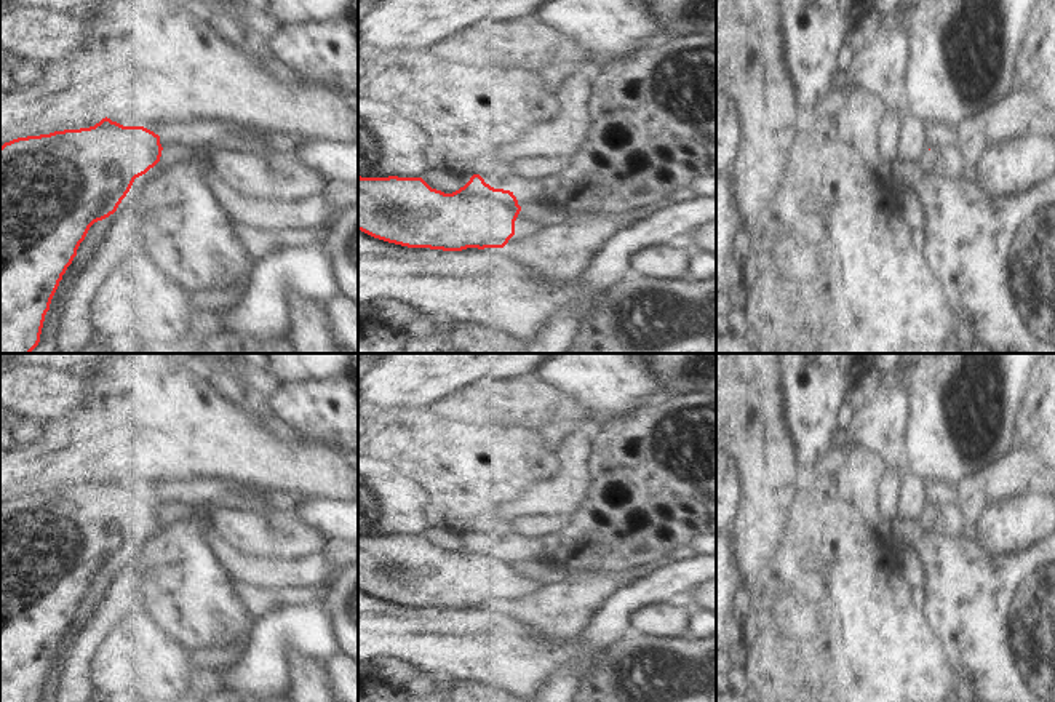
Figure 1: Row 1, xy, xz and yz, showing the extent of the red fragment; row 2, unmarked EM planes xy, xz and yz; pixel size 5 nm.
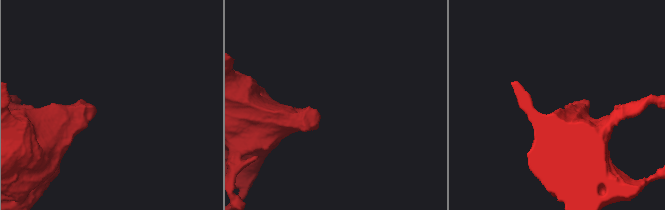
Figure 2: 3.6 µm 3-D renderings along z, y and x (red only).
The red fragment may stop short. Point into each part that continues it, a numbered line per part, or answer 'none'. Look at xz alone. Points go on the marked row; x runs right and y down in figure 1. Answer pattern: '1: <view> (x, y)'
1: xz (526, 224)

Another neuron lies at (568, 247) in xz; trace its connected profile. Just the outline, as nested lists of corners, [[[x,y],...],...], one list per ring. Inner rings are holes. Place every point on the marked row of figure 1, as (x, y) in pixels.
[[[577,213],[548,221],[540,237],[513,235],[502,249],[515,251],[540,280],[558,288],[577,281],[596,254],[628,225],[617,214]]]

